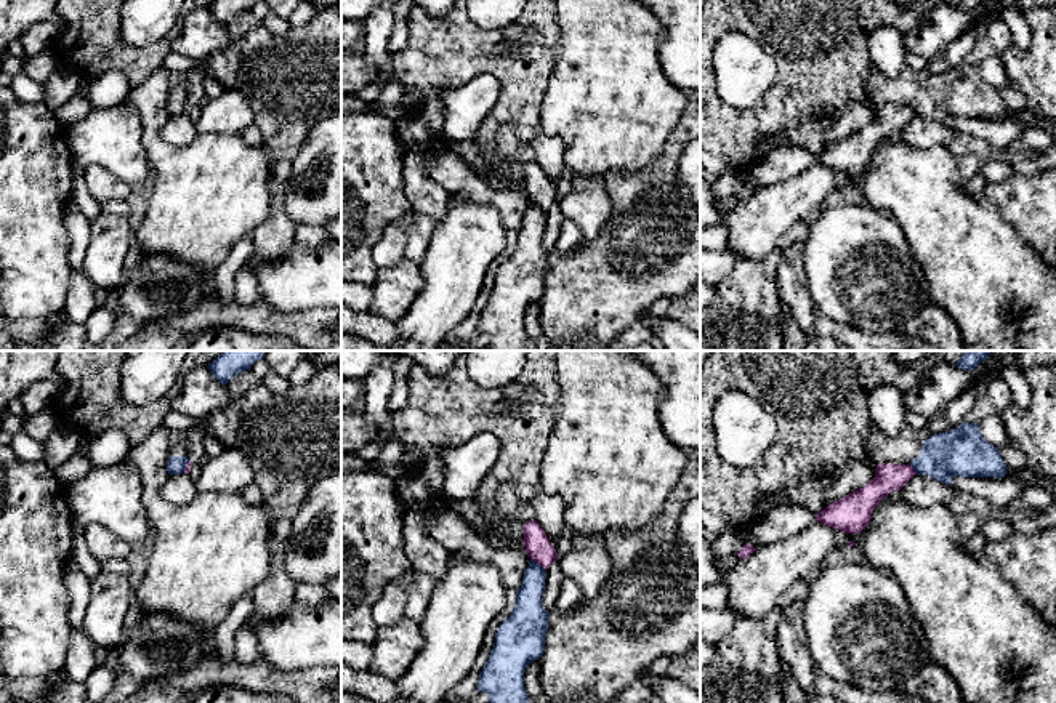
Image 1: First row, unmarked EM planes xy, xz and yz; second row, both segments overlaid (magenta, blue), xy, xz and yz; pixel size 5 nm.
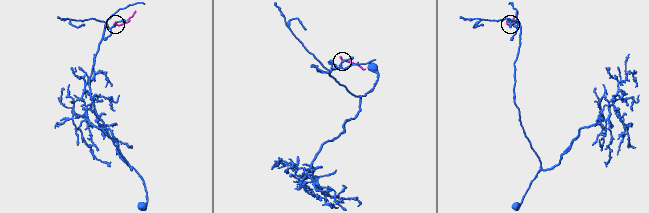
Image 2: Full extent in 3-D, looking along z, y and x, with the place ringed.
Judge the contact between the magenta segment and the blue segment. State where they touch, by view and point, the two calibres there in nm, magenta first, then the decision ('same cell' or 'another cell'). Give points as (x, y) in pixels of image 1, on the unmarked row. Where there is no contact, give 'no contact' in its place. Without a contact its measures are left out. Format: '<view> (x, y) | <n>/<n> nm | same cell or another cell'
xz (539, 205) | 140/150 nm | another cell

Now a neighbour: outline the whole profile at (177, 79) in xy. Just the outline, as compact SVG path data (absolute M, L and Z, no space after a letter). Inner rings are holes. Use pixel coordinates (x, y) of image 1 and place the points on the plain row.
M178 70L170 75L170 98L167 102L167 112L170 117L183 115L191 102L186 96L186 70Z

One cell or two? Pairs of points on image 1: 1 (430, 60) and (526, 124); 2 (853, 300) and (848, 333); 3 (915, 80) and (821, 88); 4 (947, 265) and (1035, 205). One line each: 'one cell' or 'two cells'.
1: one cell
2: two cells
3: two cells
4: two cells

